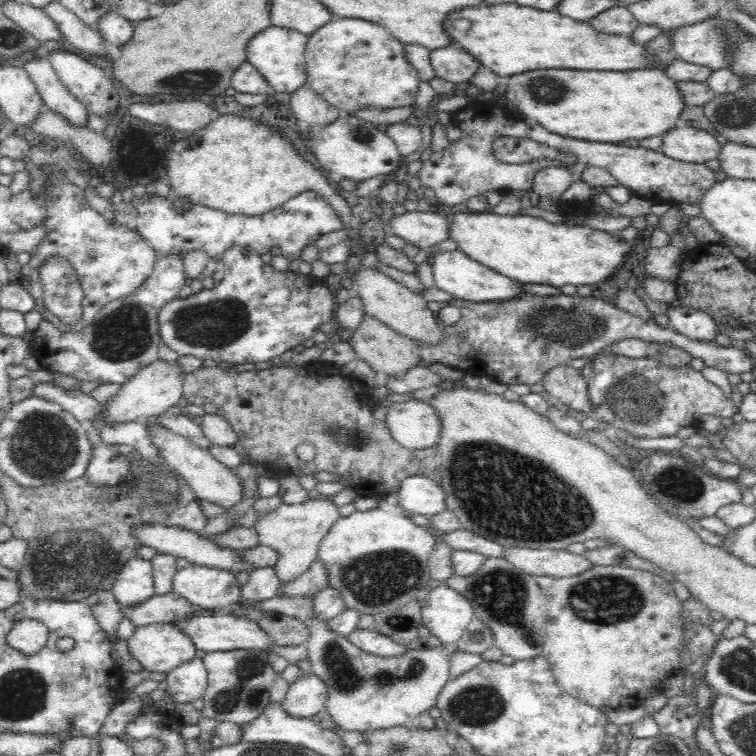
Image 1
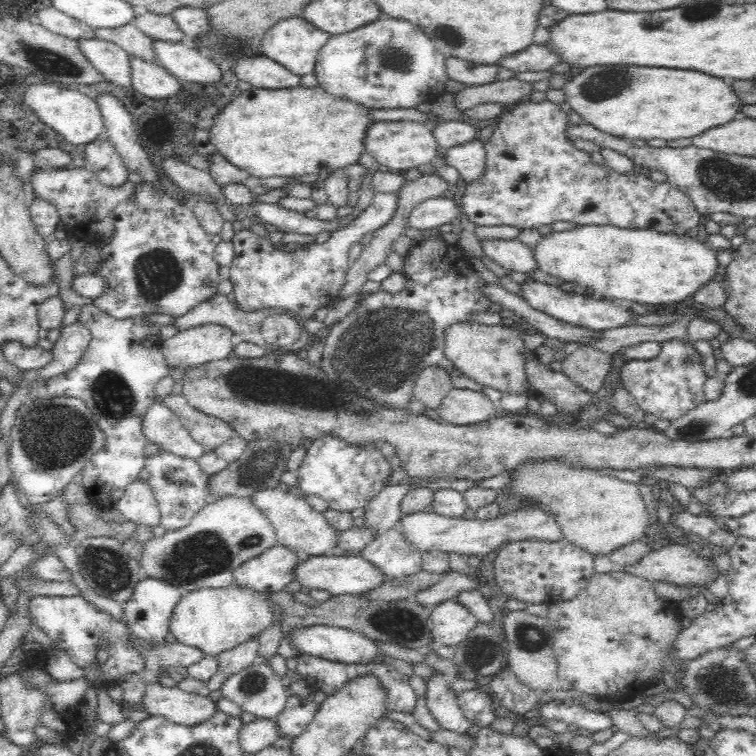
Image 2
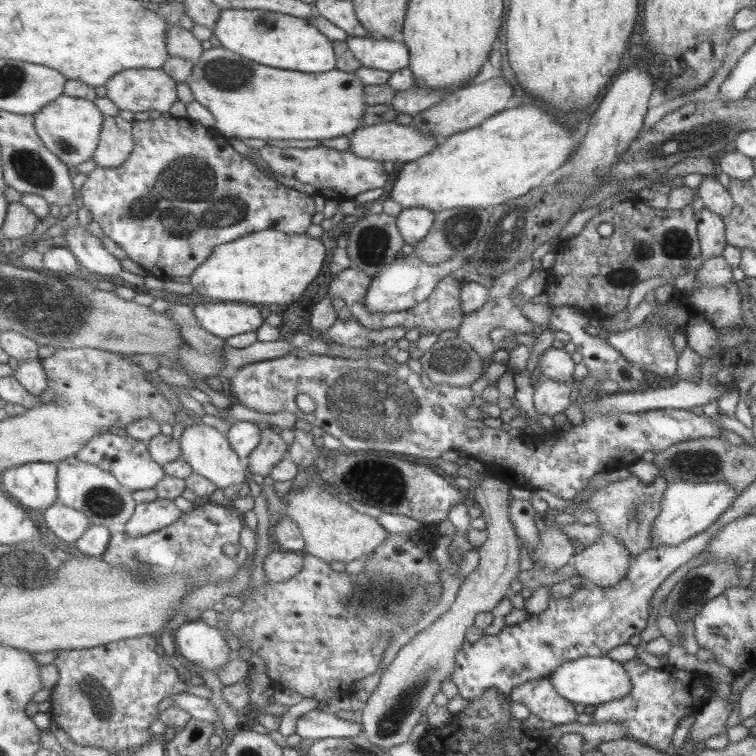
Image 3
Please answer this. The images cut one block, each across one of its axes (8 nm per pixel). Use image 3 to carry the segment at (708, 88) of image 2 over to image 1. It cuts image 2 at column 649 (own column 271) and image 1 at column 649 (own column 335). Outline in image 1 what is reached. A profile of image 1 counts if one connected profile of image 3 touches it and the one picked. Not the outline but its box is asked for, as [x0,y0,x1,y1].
[504,69,687,143]

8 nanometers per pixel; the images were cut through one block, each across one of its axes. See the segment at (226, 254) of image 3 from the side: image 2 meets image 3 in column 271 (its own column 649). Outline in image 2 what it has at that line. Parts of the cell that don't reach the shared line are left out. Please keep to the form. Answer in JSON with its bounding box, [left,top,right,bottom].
[533,225,718,304]

